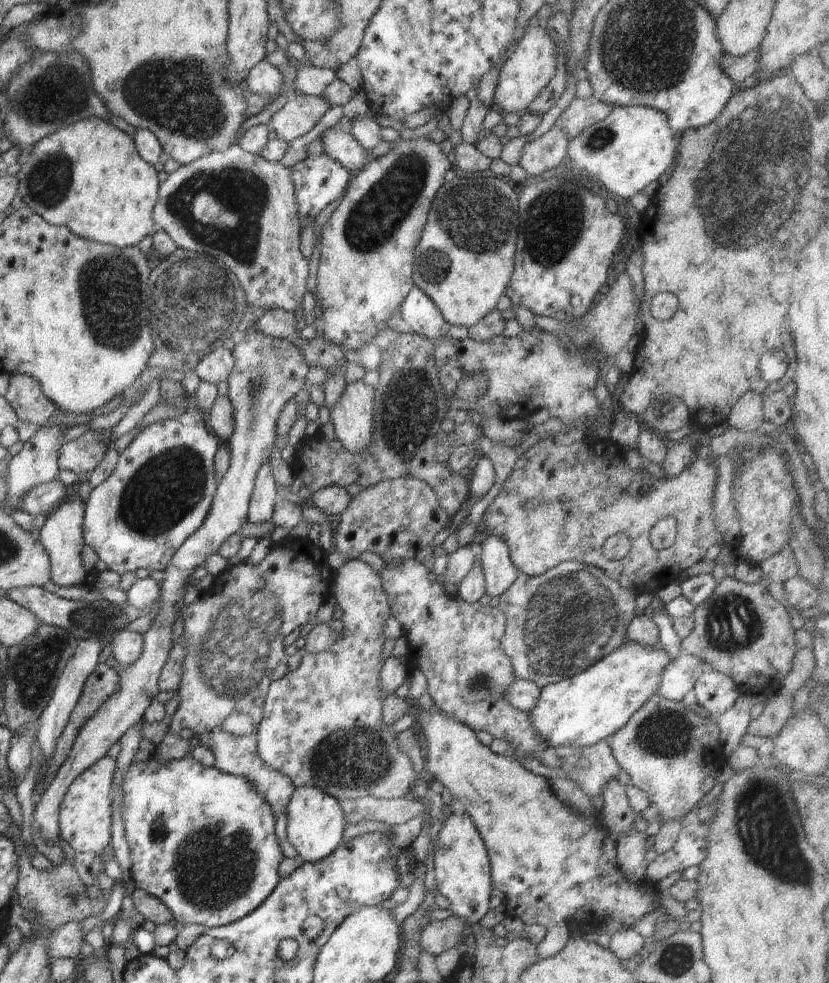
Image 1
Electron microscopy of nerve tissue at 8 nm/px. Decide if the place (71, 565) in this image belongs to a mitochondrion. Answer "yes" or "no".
no

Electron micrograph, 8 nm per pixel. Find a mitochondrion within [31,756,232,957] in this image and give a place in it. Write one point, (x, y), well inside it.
(71, 897)

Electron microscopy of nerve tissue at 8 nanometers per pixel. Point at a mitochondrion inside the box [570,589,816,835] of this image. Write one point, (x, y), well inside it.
(666, 734)

